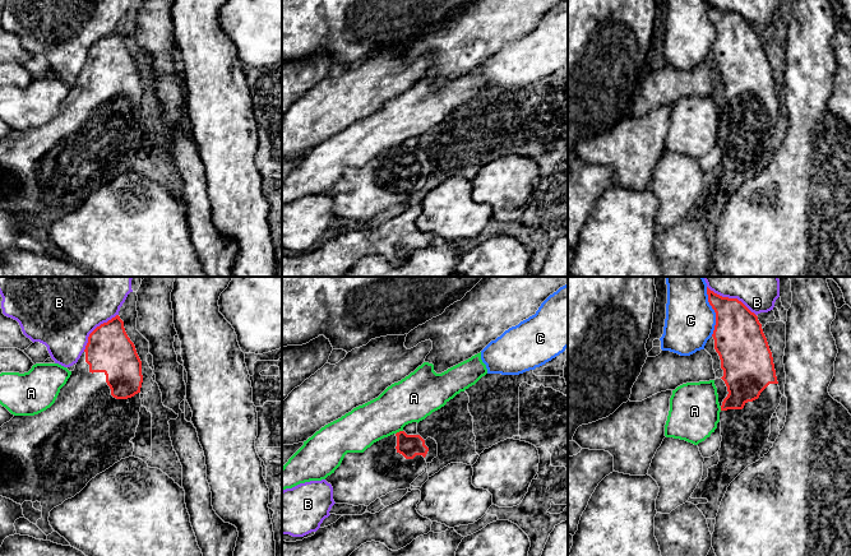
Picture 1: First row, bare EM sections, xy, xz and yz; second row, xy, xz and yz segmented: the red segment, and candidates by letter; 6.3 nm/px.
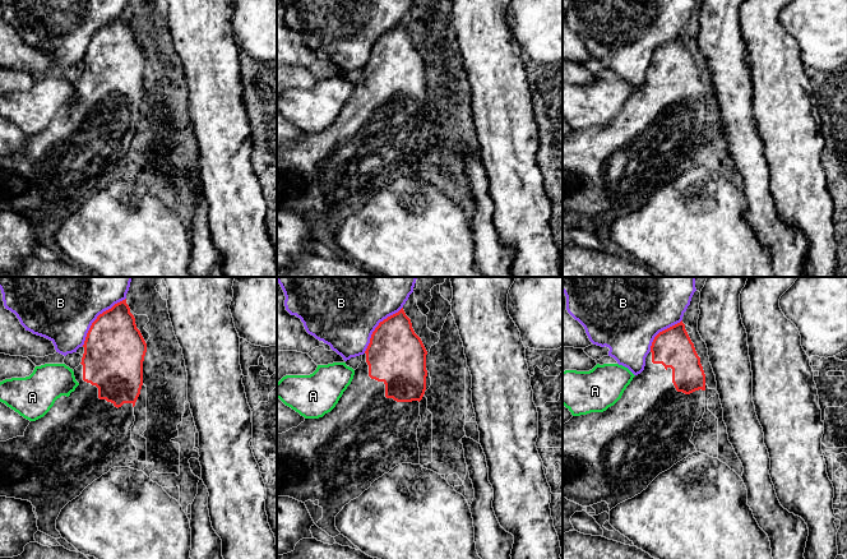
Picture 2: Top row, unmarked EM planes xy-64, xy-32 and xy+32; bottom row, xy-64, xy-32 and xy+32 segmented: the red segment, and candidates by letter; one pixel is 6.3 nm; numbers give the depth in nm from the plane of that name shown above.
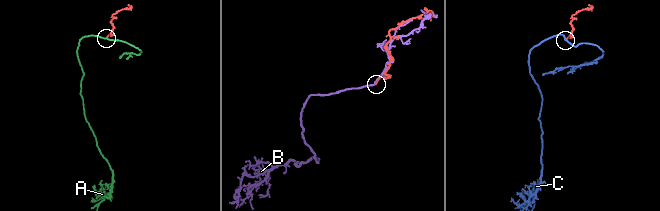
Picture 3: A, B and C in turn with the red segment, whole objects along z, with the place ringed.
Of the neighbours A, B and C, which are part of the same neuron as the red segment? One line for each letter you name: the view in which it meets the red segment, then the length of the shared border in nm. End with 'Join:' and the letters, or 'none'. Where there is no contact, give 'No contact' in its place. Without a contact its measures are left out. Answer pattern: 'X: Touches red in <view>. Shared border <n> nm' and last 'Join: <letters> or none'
Join: none

